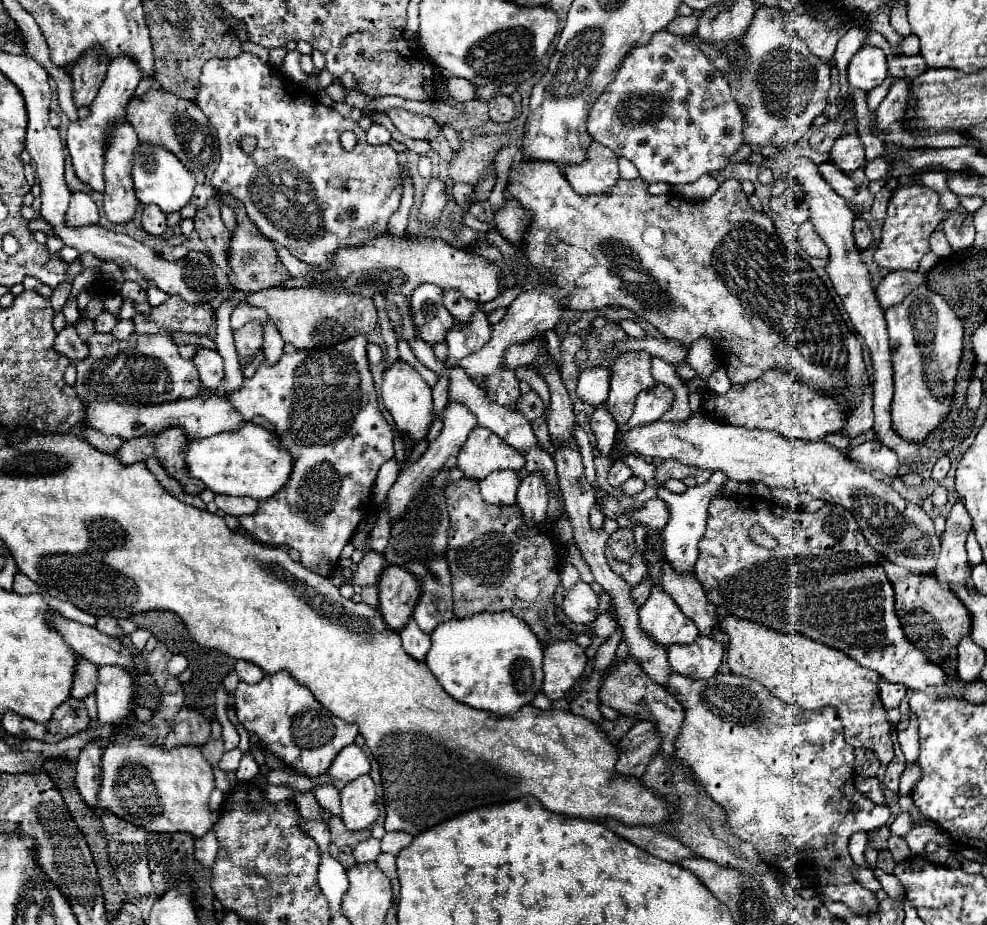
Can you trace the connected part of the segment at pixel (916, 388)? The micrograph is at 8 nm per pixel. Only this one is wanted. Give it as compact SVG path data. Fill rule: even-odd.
M919 284L901 304L885 310L889 328L895 396L891 404L893 428L899 436L923 442L951 408L953 384L963 348L963 324L945 298L927 284Z

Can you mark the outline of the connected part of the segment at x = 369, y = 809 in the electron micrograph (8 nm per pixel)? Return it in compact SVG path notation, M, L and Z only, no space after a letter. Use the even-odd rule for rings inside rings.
M359 776L341 790L341 818L349 830L363 830L379 816L371 776Z

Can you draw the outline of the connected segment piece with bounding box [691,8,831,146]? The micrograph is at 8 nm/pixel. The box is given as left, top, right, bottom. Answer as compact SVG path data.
M759 8L755 18L743 36L743 46L747 50L747 66L739 72L731 68L727 58L719 54L711 44L701 42L691 36L699 48L703 48L713 64L727 76L733 96L745 114L745 142L757 146L783 146L787 142L797 142L807 134L811 122L825 110L829 92L831 66L819 60L803 40L795 34L787 34L783 24L783 12L775 8Z

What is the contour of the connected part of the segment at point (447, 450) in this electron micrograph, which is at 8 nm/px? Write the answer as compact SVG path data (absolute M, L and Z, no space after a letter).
M455 400L447 404L447 408L445 408L443 414L441 414L441 420L443 420L443 430L441 430L441 434L439 434L433 442L429 442L429 448L425 450L425 454L423 454L419 460L411 462L411 464L399 474L397 482L391 486L391 490L389 490L389 494L387 494L387 510L389 510L391 522L395 522L395 520L407 510L407 506L409 506L409 502L413 500L415 492L417 492L435 472L439 472L439 470L449 470L449 468L455 466L455 456L457 456L459 448L465 444L469 432L473 430L473 416L471 416L471 412L467 412L467 408L463 408L463 404L455 404Z

